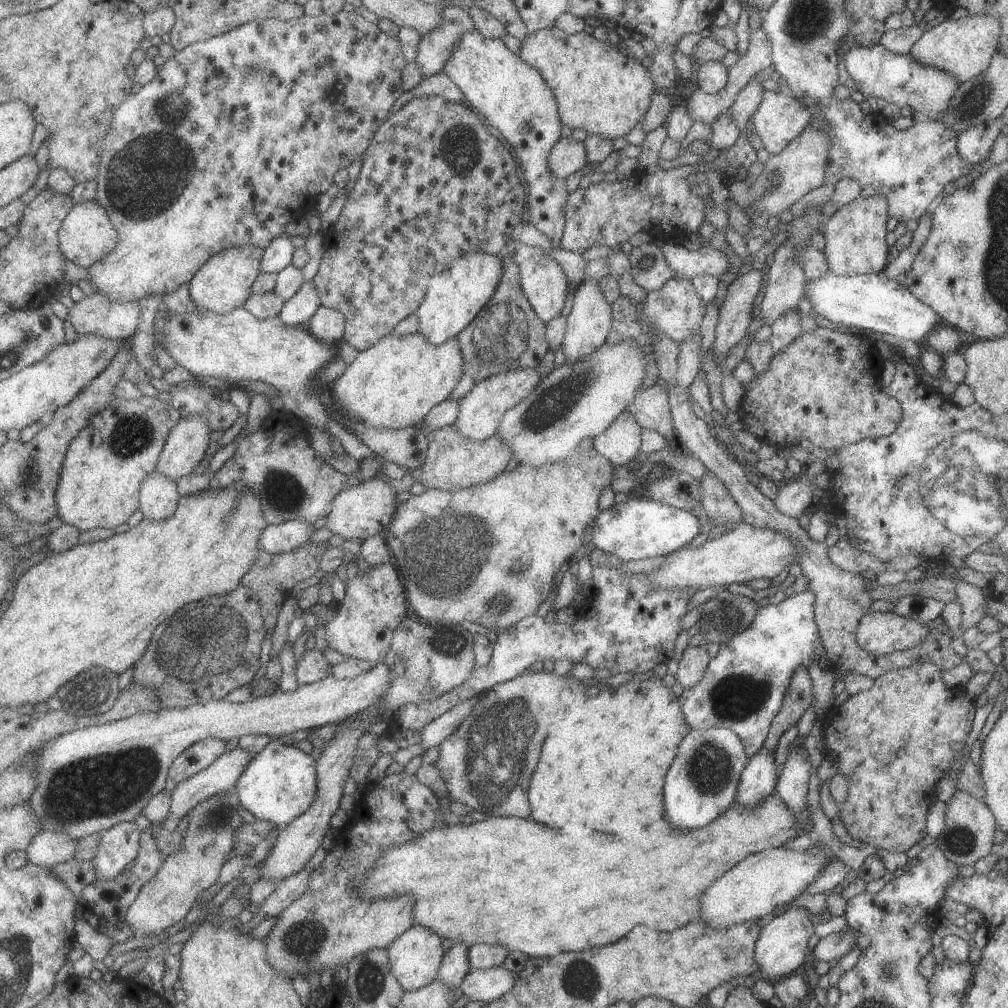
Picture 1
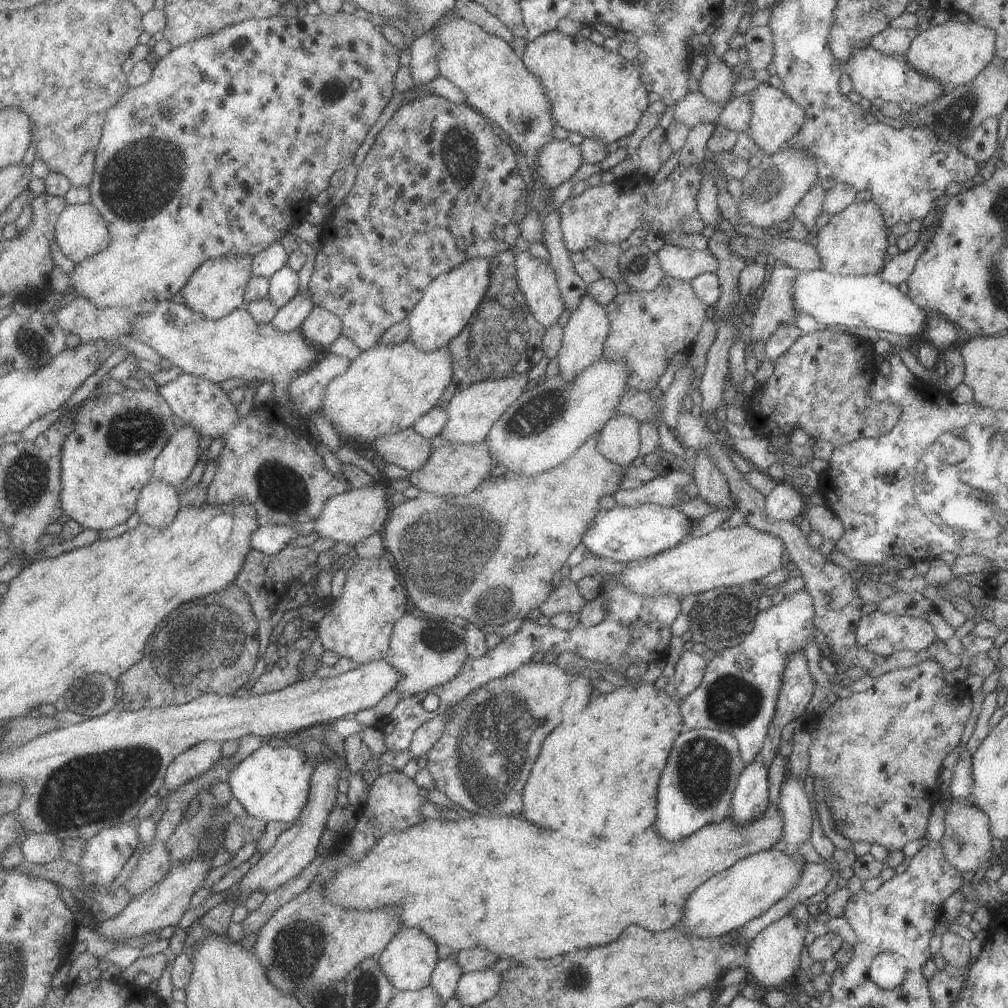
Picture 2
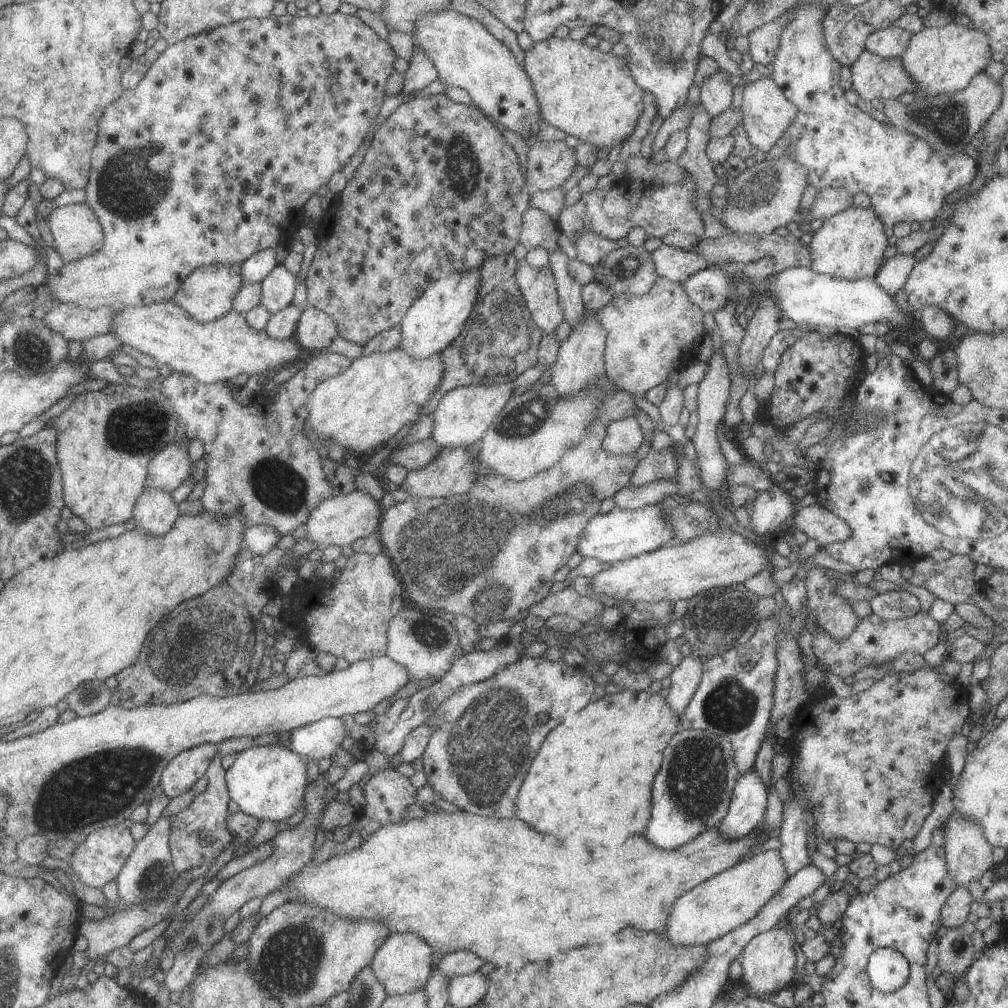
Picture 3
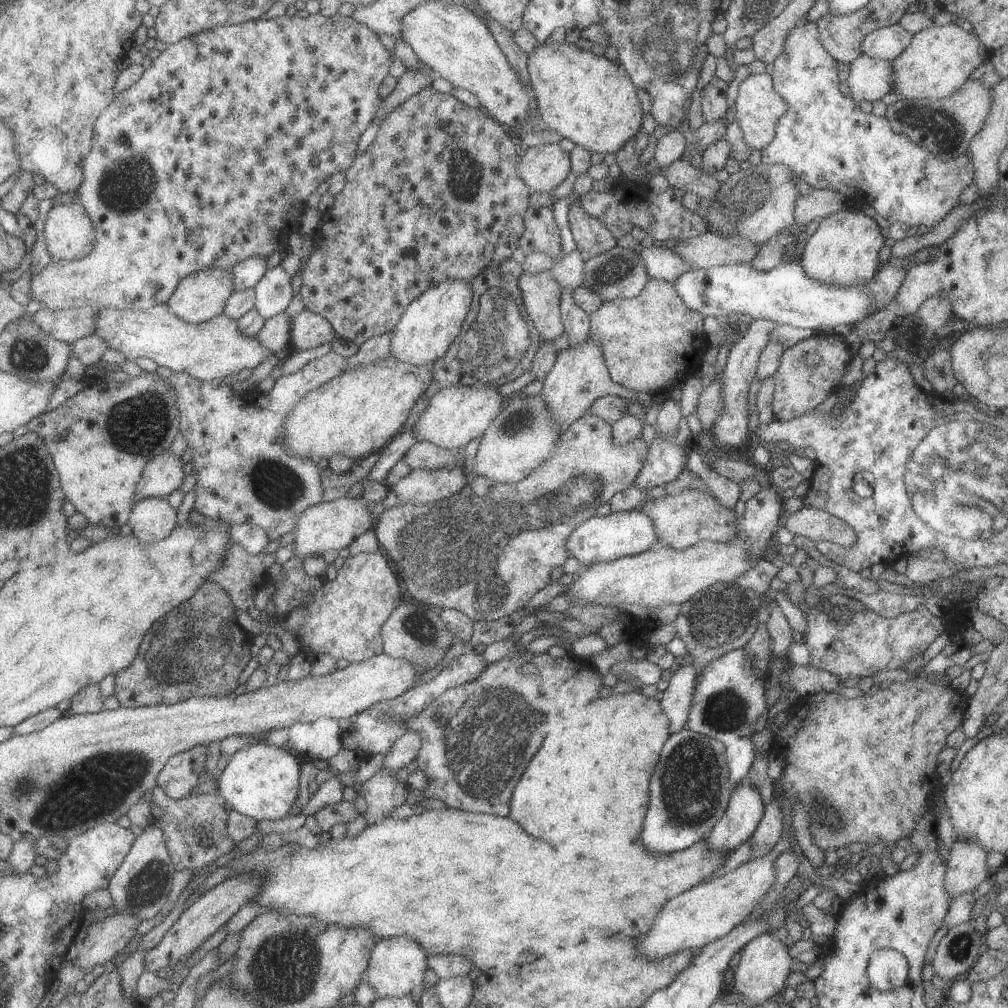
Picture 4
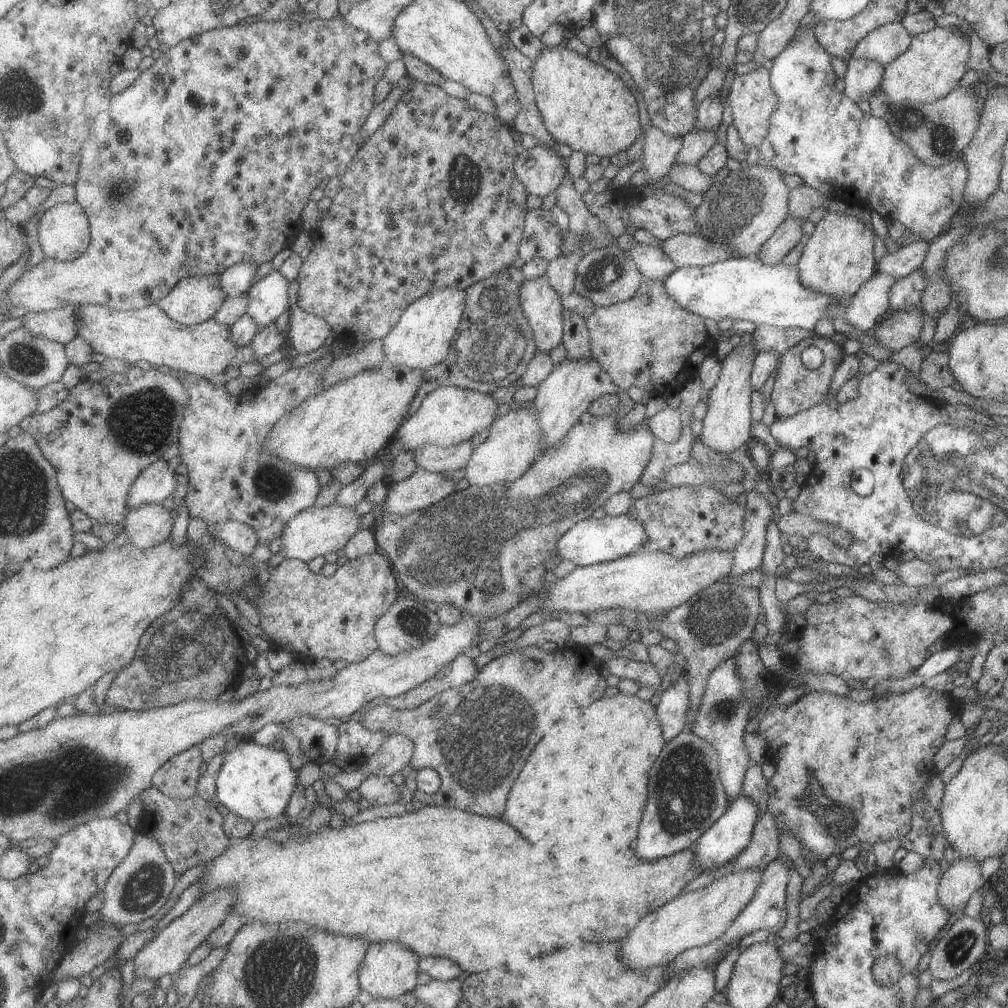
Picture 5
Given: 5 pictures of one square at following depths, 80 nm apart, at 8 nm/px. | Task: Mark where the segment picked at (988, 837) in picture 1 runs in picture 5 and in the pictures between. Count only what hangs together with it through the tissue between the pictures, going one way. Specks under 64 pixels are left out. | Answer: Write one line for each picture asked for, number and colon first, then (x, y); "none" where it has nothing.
2: (967, 844)
3: (969, 856)
4: (967, 867)
5: (959, 881)

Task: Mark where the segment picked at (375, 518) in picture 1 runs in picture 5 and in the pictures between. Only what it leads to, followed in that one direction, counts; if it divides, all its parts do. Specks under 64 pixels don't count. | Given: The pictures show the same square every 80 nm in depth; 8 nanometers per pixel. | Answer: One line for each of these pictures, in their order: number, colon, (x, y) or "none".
2: (356, 514)
3: (339, 521)
4: (328, 526)
5: (314, 532)

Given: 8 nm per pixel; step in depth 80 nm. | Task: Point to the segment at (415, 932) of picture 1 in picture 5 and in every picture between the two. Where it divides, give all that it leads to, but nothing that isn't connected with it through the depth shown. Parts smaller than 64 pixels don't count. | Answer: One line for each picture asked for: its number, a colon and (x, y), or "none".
2: (409, 959)
3: (403, 965)
4: (397, 965)
5: (390, 970)

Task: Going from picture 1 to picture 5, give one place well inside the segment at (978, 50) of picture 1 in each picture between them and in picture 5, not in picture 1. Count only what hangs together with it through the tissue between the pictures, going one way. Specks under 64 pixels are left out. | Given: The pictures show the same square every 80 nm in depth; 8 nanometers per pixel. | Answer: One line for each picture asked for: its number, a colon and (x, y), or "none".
2: (954, 53)
3: (941, 60)
4: (940, 59)
5: (936, 61)

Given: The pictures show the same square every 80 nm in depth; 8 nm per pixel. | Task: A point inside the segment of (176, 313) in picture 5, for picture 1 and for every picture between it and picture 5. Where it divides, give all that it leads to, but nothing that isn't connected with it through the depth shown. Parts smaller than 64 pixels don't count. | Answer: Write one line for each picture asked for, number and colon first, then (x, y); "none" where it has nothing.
1: (223, 284)
2: (216, 288)
3: (207, 294)
4: (200, 296)

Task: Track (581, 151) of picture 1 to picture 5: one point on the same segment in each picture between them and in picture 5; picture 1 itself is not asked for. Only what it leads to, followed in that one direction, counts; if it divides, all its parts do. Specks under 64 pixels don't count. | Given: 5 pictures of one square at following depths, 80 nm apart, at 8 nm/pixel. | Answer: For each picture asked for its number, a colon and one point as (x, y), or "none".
2: (558, 161)
3: (549, 165)
4: (543, 168)
5: (541, 169)

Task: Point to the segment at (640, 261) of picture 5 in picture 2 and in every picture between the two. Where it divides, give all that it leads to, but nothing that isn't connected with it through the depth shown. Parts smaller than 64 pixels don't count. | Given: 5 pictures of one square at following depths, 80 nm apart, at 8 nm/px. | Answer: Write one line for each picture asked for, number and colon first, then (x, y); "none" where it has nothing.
2: (683, 264)
3: (674, 264)
4: (661, 263)

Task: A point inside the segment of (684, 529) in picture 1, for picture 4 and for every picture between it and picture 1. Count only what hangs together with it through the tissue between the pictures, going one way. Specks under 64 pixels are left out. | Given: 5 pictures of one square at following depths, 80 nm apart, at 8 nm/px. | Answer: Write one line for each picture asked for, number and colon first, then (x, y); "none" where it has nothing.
2: (621, 534)
3: (620, 534)
4: (601, 539)

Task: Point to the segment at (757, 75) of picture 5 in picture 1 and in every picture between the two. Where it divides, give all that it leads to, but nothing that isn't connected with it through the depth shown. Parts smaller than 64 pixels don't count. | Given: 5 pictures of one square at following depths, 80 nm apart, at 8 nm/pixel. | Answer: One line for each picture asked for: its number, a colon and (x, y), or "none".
1: (780, 117)
2: (775, 118)
3: (766, 113)
4: (758, 106)

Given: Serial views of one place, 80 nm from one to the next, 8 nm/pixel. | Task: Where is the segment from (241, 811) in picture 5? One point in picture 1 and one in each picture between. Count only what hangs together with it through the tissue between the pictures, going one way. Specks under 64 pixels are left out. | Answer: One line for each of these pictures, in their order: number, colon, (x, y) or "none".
1: (279, 785)
2: (272, 784)
3: (267, 782)
4: (262, 781)

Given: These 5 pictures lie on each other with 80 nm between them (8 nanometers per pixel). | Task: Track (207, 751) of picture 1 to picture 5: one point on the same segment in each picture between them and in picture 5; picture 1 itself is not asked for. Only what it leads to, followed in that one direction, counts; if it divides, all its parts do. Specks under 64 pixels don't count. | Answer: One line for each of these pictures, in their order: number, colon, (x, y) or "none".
2: (191, 764)
3: (184, 770)
4: (180, 777)
5: (177, 778)

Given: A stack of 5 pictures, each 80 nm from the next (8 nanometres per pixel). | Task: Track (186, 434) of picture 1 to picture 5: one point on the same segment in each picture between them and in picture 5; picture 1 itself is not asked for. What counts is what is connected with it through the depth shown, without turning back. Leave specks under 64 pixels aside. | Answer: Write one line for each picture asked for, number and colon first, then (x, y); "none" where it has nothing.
2: (173, 465)
3: (167, 470)
4: (165, 473)
5: (156, 483)

